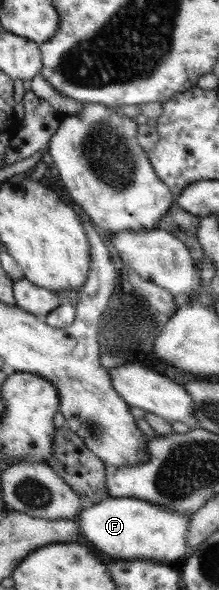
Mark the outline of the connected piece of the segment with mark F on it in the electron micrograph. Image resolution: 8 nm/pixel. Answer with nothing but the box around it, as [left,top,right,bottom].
[77,497,191,564]

